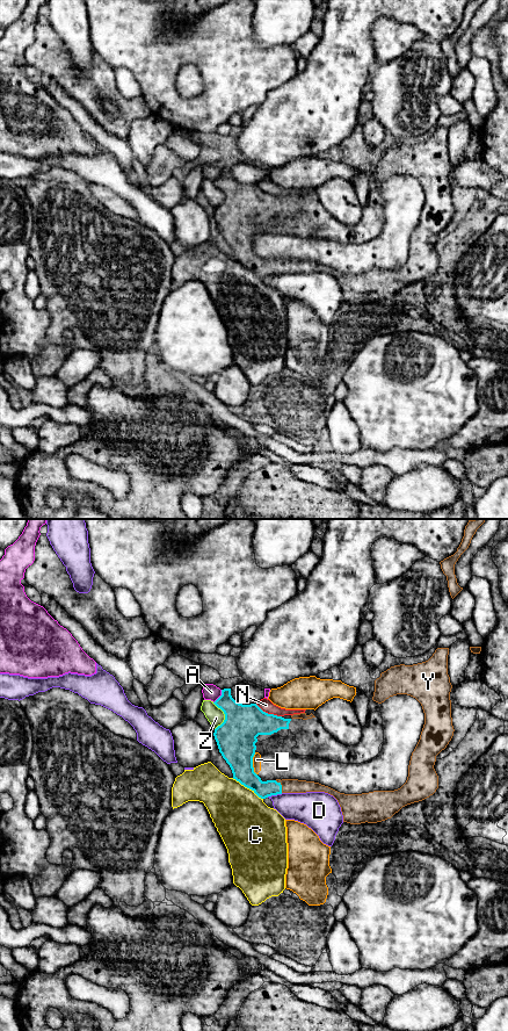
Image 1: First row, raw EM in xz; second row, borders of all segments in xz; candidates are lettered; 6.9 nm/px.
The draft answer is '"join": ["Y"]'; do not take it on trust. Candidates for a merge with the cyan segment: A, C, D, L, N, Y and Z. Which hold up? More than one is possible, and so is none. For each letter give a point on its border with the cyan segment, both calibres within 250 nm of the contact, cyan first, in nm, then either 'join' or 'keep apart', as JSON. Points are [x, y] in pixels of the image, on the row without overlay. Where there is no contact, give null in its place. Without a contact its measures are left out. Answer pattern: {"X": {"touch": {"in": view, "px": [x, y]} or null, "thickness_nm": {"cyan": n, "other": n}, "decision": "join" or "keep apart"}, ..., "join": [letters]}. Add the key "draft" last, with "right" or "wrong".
{"A": {"touch": {"in": "xz", "px": [219, 177]}, "thickness_nm": {"cyan": 260, "other": 110}, "decision": "keep apart"}, "C": {"touch": {"in": "xz", "px": [247, 267]}, "thickness_nm": {"cyan": 200, "other": 380}, "decision": "keep apart"}, "D": {"touch": {"in": "xz", "px": [274, 274]}, "thickness_nm": {"cyan": 140, "other": 220}, "decision": "keep apart"}, "L": {"touch": {"in": "xz", "px": [252, 244]}, "thickness_nm": {"cyan": 280, "other": 60}, "decision": "keep apart"}, "N": {"touch": {"in": "xz", "px": [267, 193]}, "thickness_nm": {"cyan": 260, "other": 90}, "decision": "keep apart"}, "Y": {"touch": {"in": "xz", "px": [281, 266]}, "thickness_nm": {"cyan": 120, "other": 100}, "decision": "join"}, "Z": {"touch": {"in": "xz", "px": [225, 195]}, "thickness_nm": {"cyan": 280, "other": 120}, "decision": "keep apart"}, "join": ["Y"], "draft": "right"}

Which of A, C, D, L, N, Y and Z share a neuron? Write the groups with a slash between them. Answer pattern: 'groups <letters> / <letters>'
groups A / C / D / L / N / Y / Z

